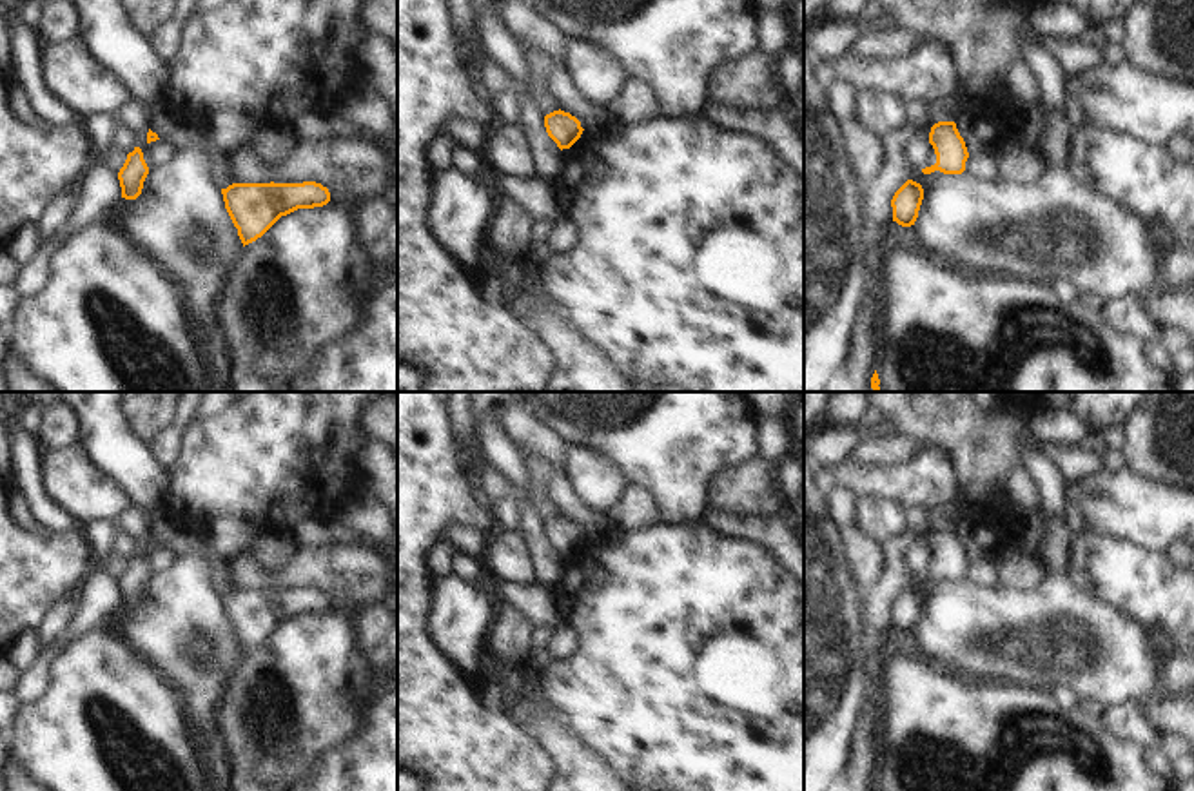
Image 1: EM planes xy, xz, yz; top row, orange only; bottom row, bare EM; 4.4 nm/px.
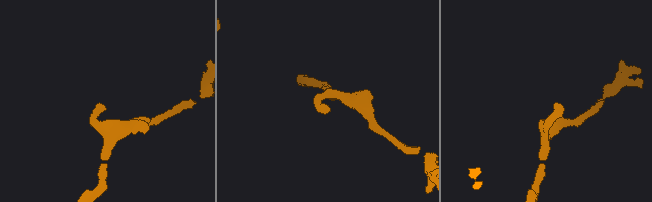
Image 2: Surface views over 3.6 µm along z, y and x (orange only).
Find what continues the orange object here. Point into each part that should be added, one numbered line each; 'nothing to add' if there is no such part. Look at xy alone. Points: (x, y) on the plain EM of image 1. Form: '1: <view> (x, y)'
nothing to add

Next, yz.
nothing to add

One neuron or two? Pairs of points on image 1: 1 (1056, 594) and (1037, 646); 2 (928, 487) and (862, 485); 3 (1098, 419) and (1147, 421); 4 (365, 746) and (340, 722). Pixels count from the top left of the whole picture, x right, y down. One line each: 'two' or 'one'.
1: one
2: one
3: two
4: two

